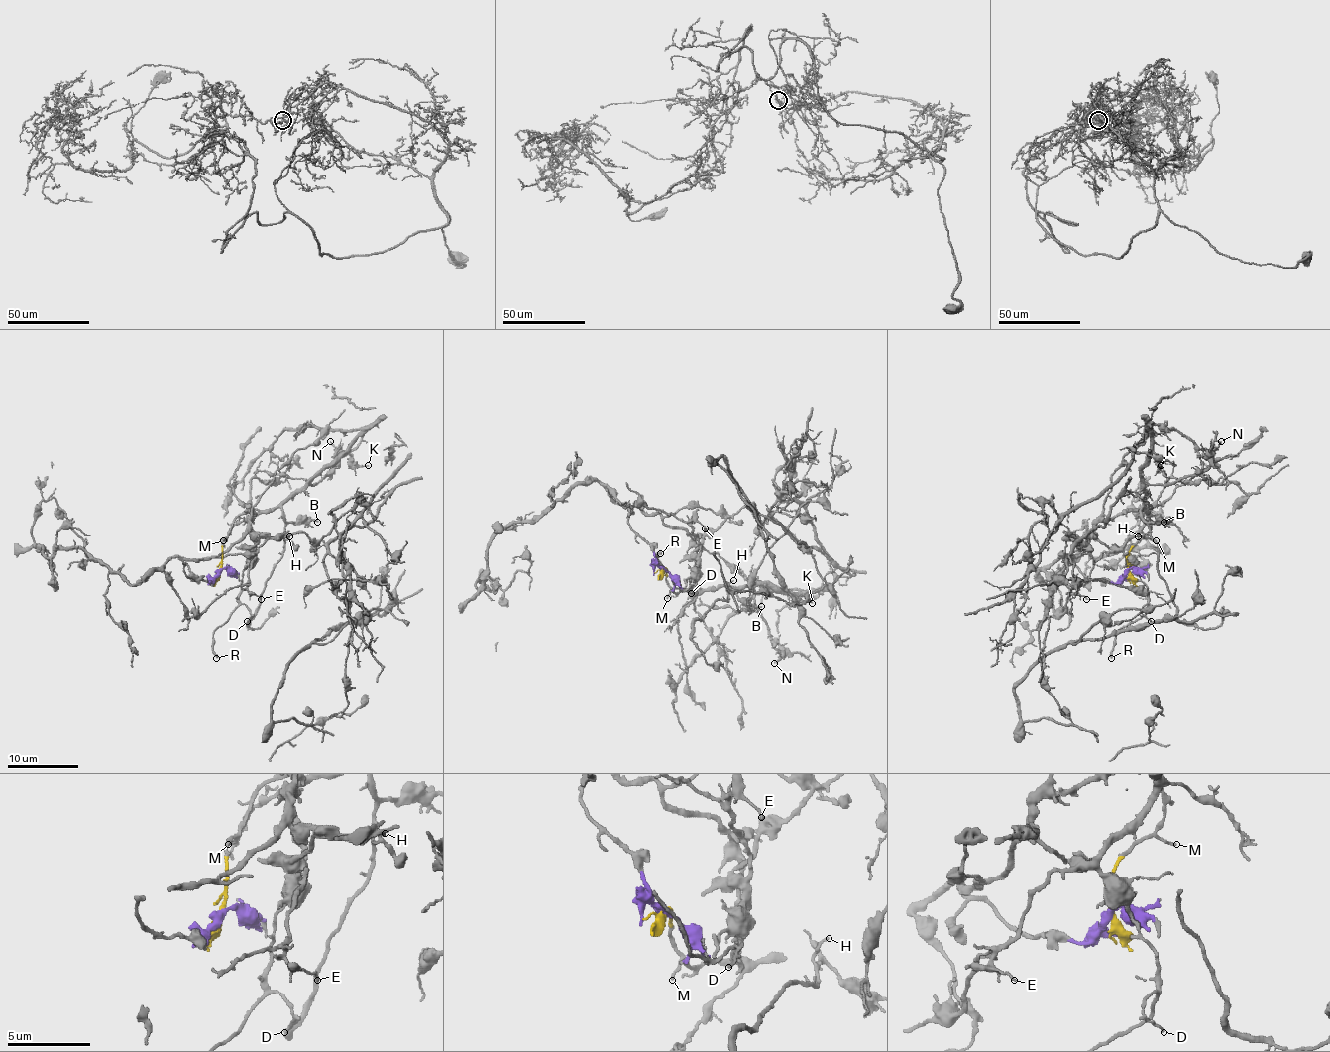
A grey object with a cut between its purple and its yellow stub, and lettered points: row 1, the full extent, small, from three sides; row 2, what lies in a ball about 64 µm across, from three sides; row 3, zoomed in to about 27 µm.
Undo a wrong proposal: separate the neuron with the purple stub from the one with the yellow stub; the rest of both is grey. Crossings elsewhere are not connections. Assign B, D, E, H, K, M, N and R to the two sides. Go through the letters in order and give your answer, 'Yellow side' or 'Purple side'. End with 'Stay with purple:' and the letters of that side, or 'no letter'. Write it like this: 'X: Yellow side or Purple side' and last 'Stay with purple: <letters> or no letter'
B: Yellow side
D: Yellow side
E: Yellow side
H: Yellow side
K: Yellow side
M: Yellow side
N: Yellow side
R: Yellow side
Stay with purple: no letter

